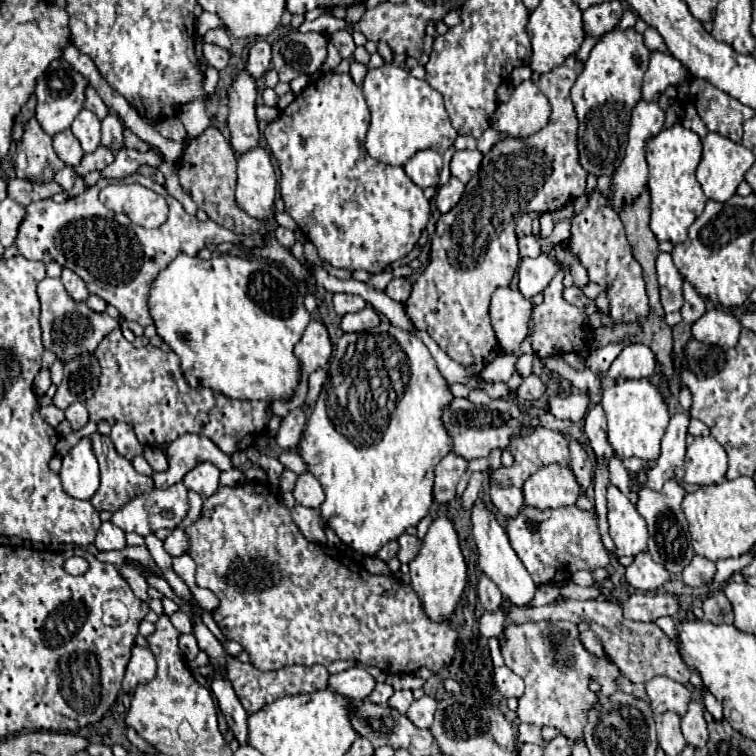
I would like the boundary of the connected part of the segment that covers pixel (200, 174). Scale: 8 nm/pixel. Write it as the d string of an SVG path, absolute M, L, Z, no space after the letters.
M210 125L196 141L190 141L186 145L186 151L176 167L184 191L190 193L196 205L204 209L210 219L226 227L230 227L232 221L232 231L236 233L266 233L264 223L256 221L254 217L248 217L248 213L244 213L244 209L240 209L236 203L236 157L228 141L214 125Z

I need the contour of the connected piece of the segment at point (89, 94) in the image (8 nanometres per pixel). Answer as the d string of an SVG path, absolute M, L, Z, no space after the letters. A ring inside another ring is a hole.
M92 87L86 89L86 103L84 103L84 107L90 109L90 111L100 119L100 121L110 113L110 109L102 103L102 99L98 97L98 93L96 93Z

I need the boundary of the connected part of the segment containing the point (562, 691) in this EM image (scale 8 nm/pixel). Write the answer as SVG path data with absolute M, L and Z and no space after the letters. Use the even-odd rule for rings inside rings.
M542 621L542 623L506 625L504 637L506 641L500 645L504 663L526 683L526 691L518 699L518 711L516 711L522 723L534 723L538 727L552 725L558 727L562 735L566 735L572 741L582 739L582 727L586 725L586 711L596 705L596 693L588 689L590 677L598 677L600 695L608 697L614 691L626 691L648 701L644 693L644 685L630 683L626 677L620 675L616 665L596 659L582 647L574 623ZM556 633L558 637L554 637Z

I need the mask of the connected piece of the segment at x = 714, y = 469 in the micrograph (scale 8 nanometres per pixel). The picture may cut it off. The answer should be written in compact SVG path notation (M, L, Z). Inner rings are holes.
M696 437L686 449L684 483L712 485L726 479L726 451L714 437Z

